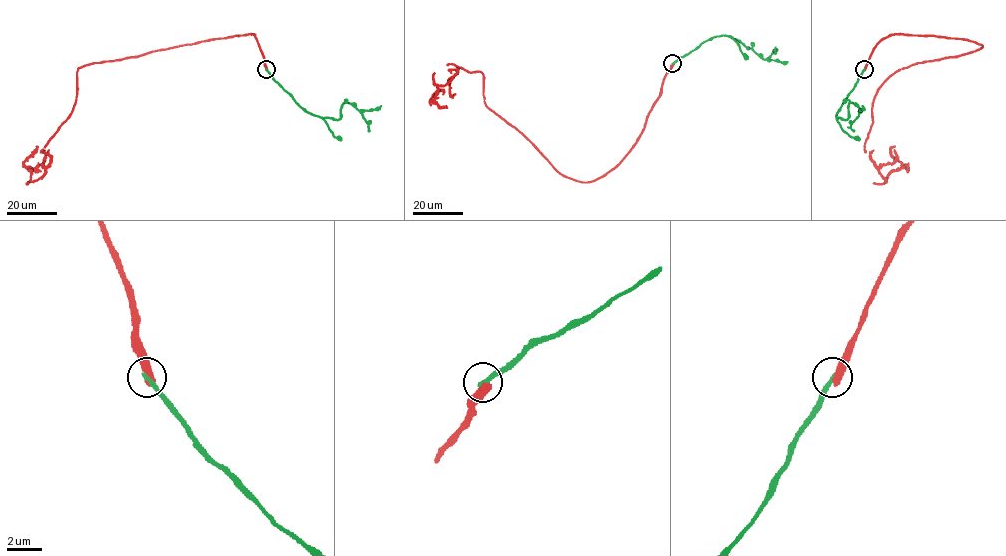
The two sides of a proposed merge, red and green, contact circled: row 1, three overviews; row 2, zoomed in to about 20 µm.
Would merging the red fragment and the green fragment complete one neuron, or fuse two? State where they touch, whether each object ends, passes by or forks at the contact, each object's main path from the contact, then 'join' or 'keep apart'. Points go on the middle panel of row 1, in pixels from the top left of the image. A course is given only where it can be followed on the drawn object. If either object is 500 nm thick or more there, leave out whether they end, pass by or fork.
place (672, 63); course red (672, 63), (640, 137), (591, 181), (491, 110), (480, 71), (449, 63), (430, 101), (443, 94); course green (672, 63), (704, 41), (721, 35), (739, 40), (763, 58), (769, 58), (775, 50), (776, 53); keep apart

